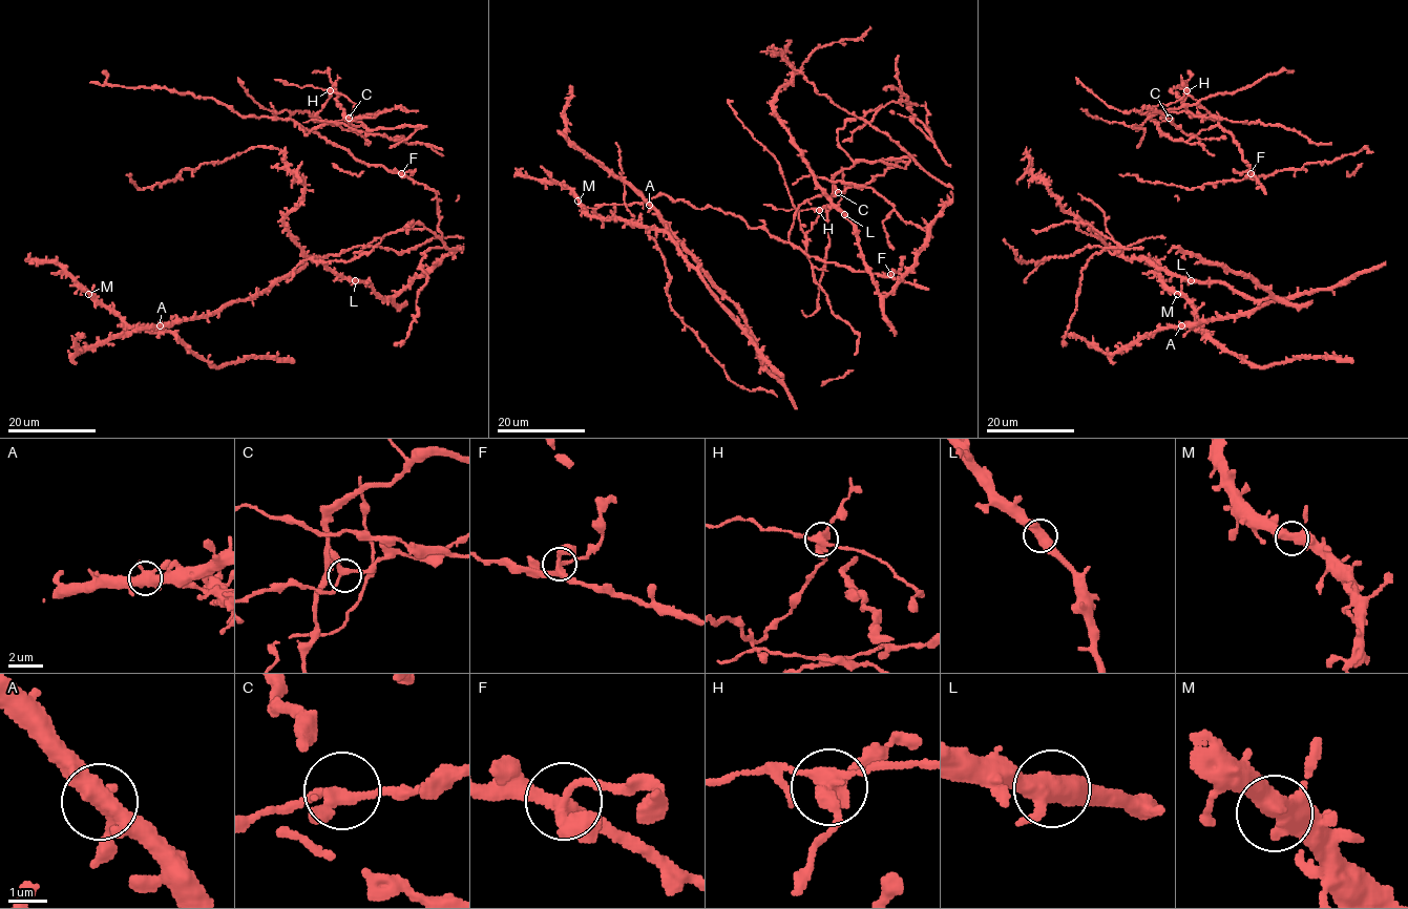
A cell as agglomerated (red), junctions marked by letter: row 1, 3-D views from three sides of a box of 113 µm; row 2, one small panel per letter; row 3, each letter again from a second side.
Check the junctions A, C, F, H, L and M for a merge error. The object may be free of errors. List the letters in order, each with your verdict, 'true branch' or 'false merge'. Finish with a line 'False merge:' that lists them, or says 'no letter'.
A: true branch
C: true branch
F: true branch
H: false merge
L: true branch
M: true branch
False merge: H

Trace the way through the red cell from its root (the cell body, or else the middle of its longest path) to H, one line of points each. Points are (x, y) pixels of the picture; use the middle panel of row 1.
H: (816, 280), (806, 253), (805, 233), (811, 230), (820, 214), (819, 210)

